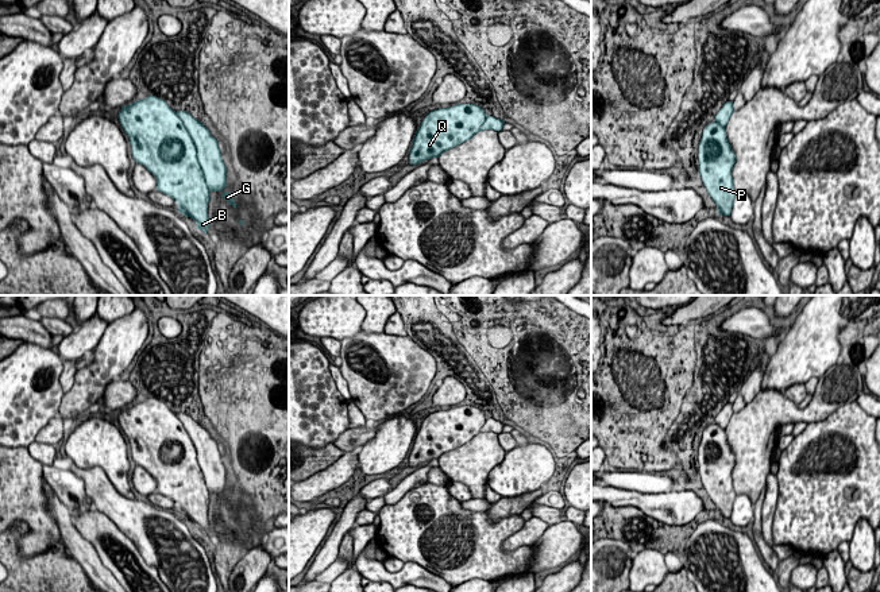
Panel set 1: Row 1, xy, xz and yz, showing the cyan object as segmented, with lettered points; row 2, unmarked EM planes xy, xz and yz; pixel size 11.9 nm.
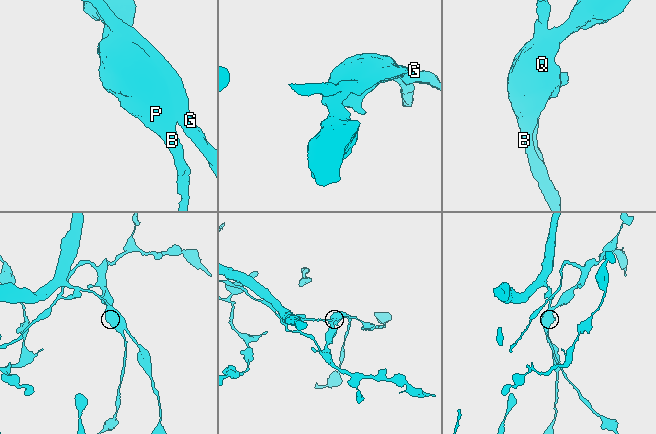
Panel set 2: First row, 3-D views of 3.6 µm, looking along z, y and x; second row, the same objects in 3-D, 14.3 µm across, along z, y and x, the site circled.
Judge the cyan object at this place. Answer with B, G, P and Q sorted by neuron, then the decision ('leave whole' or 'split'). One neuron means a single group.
groups B P Q / G; split

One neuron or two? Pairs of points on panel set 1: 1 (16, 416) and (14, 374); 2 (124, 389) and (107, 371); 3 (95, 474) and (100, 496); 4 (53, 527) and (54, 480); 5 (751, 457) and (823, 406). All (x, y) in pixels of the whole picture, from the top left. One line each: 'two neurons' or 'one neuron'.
1: one neuron
2: two neurons
3: one neuron
4: two neurons
5: one neuron

